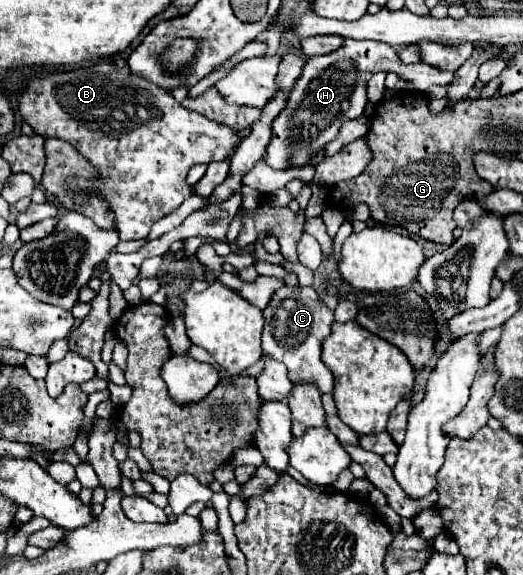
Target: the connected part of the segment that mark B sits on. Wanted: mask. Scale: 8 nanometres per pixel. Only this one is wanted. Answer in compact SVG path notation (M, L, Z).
M100 61L76 67L72 71L34 75L28 79L26 89L16 99L22 119L32 125L36 135L68 141L84 157L88 157L92 165L98 167L102 181L96 183L94 189L116 213L116 231L122 241L144 239L158 219L178 209L182 201L192 195L192 187L186 183L186 175L192 165L222 161L238 141L238 133L232 133L232 129L226 125L184 109L172 97L172 93L148 79L132 75L126 61Z

